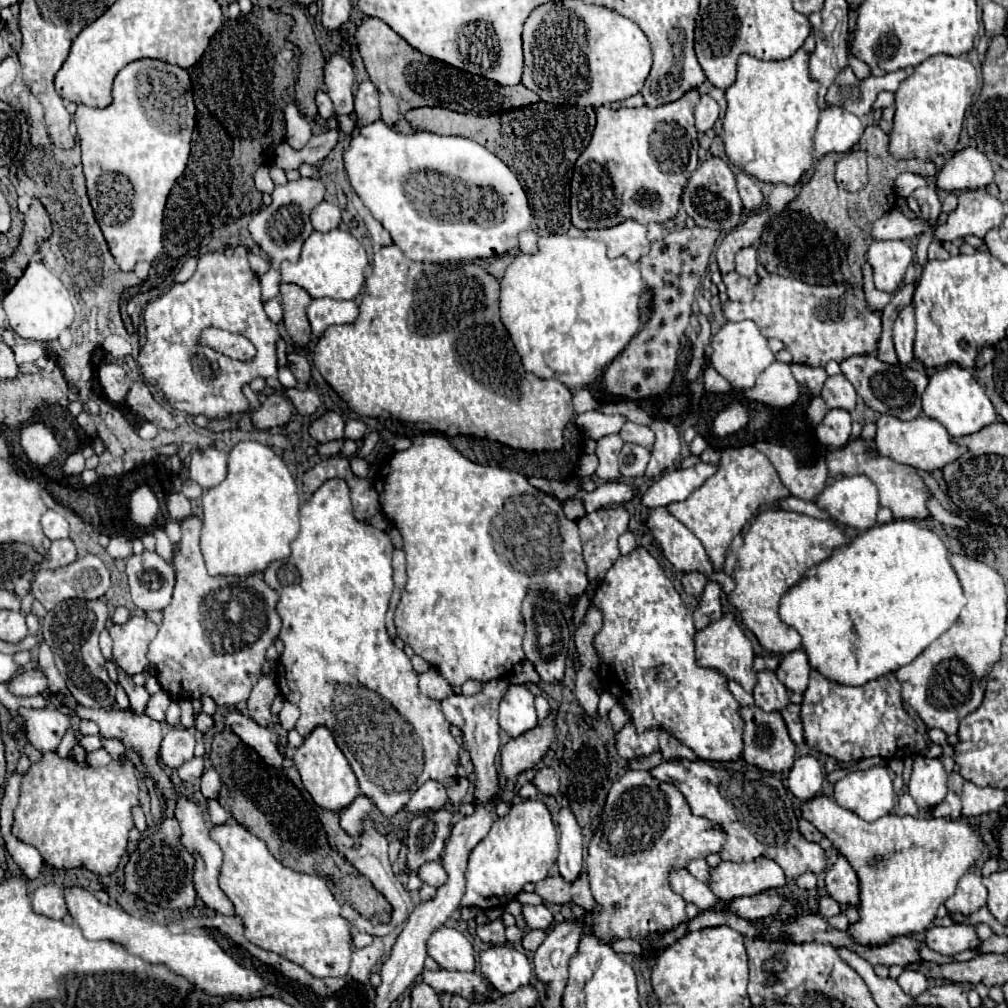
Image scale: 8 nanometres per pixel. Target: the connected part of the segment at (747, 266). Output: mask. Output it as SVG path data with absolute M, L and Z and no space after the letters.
M745 247L743 251L737 253L735 257L735 271L743 277L751 277L755 275L755 269L757 269L757 249L755 247Z

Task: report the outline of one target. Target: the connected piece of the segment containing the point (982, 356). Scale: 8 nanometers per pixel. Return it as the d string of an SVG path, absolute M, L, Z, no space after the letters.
M985 347L983 348L976 360L976 366L977 368L983 368L985 365L991 363L997 356L997 353L994 349L994 347Z

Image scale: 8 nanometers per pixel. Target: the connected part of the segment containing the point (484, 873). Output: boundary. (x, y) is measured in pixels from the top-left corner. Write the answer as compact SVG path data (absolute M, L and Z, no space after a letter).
M523 799L521 803L513 805L505 817L493 823L487 837L471 851L465 871L467 889L461 905L479 909L505 907L505 903L521 893L525 883L539 883L549 877L557 857L559 841L549 809L543 801Z

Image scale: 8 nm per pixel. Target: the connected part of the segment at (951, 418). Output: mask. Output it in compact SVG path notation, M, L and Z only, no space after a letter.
M955 363L937 371L923 393L923 413L945 425L951 437L963 437L981 431L983 427L997 421L997 411L991 399L985 393L985 387L973 377L969 369L963 369Z

